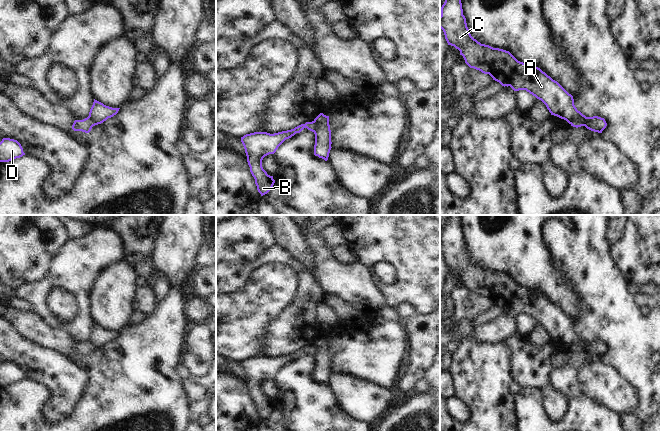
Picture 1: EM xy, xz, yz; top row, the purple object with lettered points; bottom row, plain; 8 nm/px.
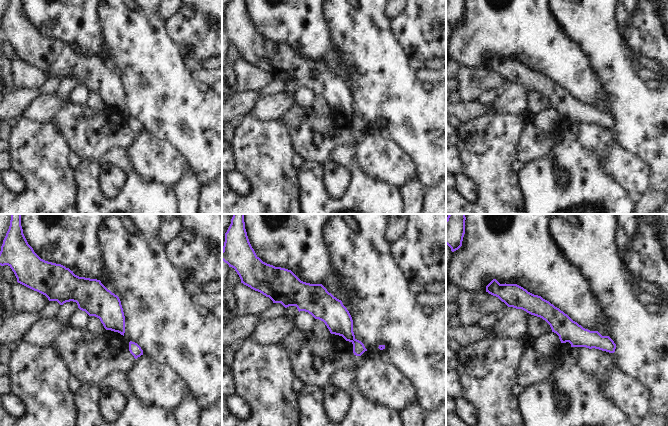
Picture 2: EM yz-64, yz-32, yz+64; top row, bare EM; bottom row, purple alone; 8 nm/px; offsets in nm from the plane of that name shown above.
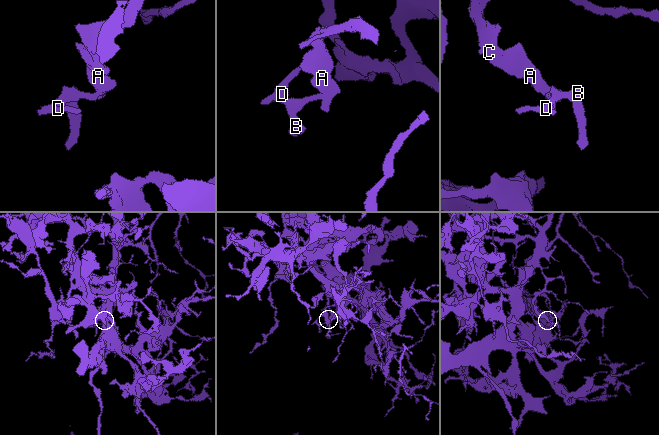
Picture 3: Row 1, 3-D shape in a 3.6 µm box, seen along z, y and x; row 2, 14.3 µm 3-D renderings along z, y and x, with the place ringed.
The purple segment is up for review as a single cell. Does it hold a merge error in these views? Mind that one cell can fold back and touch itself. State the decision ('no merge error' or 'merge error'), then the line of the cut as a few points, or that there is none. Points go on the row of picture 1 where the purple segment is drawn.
merge error | xz (313, 121), (315, 123), (314, 131)

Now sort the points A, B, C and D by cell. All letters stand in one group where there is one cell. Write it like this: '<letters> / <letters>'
A C / B D

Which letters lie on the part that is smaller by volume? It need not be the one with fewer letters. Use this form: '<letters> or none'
B, D

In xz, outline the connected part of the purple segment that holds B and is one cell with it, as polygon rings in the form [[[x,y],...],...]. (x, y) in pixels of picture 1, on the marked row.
[[[314,121],[306,122],[294,129],[274,134],[254,132],[241,137],[250,172],[255,179],[257,190],[261,196],[267,194],[275,183],[273,176],[268,175],[262,167],[263,158],[269,154],[274,154],[286,139],[291,138],[296,133],[300,133],[304,128],[314,132],[316,130],[316,123]]]

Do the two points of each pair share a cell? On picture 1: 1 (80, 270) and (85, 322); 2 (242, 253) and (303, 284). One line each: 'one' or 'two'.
1: one
2: two

